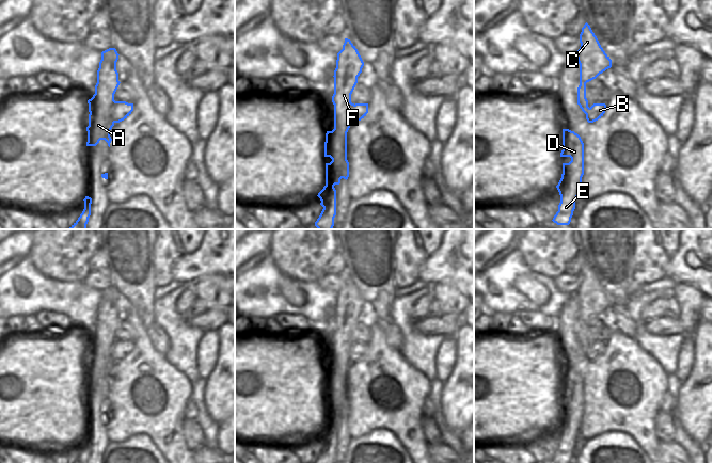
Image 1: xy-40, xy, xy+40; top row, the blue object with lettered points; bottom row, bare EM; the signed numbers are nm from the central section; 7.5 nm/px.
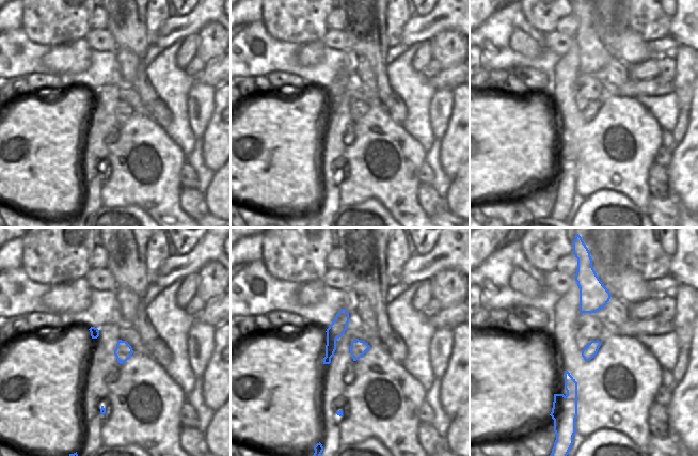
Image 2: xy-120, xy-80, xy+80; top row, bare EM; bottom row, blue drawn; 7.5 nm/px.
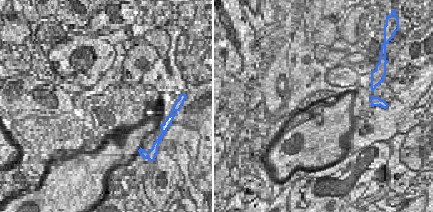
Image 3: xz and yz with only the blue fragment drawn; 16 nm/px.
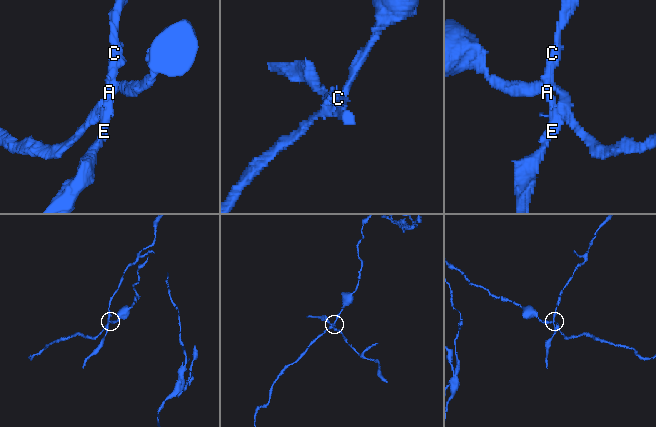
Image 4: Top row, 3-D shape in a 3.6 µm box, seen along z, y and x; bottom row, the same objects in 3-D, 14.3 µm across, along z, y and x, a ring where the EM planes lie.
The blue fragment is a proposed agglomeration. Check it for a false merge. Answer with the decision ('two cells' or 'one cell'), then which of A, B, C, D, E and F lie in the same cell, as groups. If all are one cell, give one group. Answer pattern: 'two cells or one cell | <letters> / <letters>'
two cells | A C D E F / B

